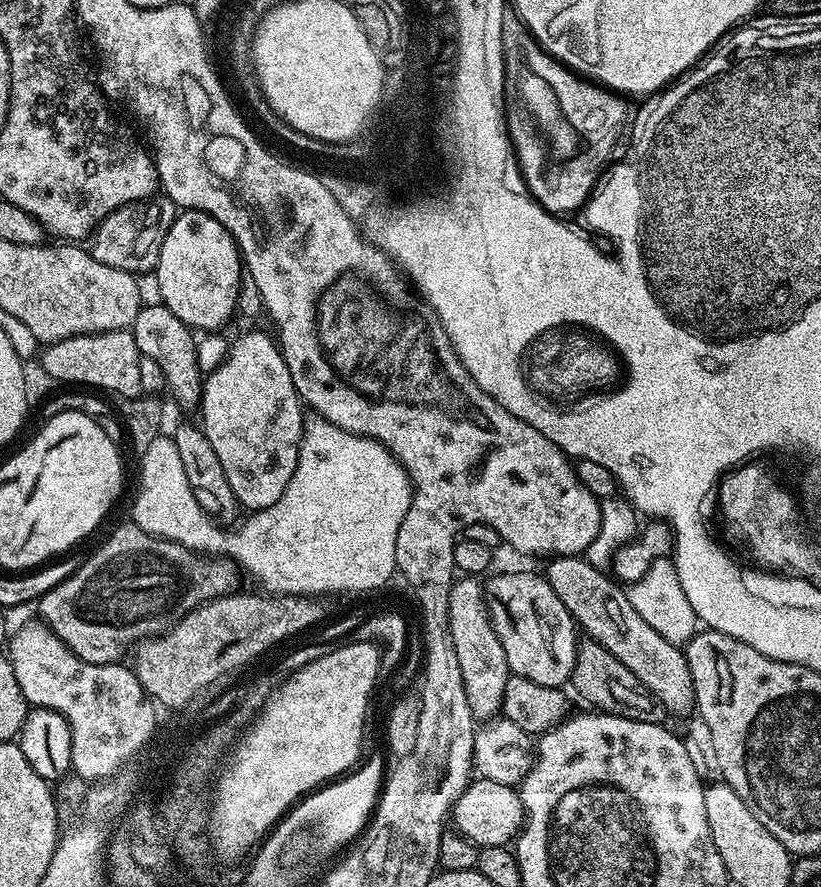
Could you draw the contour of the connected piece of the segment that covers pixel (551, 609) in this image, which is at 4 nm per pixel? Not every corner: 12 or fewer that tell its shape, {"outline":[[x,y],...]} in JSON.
{"outline":[[500,572],[484,601],[511,675],[563,689],[578,625],[543,575]]}

